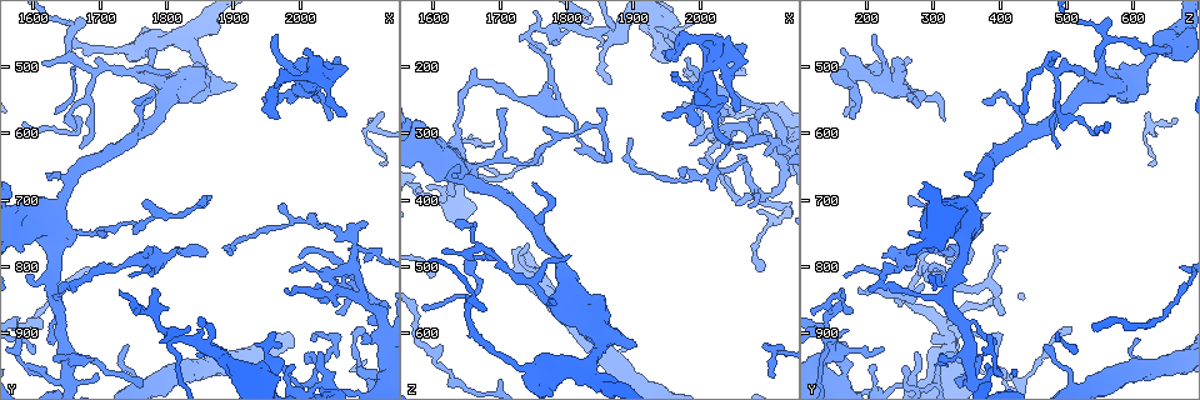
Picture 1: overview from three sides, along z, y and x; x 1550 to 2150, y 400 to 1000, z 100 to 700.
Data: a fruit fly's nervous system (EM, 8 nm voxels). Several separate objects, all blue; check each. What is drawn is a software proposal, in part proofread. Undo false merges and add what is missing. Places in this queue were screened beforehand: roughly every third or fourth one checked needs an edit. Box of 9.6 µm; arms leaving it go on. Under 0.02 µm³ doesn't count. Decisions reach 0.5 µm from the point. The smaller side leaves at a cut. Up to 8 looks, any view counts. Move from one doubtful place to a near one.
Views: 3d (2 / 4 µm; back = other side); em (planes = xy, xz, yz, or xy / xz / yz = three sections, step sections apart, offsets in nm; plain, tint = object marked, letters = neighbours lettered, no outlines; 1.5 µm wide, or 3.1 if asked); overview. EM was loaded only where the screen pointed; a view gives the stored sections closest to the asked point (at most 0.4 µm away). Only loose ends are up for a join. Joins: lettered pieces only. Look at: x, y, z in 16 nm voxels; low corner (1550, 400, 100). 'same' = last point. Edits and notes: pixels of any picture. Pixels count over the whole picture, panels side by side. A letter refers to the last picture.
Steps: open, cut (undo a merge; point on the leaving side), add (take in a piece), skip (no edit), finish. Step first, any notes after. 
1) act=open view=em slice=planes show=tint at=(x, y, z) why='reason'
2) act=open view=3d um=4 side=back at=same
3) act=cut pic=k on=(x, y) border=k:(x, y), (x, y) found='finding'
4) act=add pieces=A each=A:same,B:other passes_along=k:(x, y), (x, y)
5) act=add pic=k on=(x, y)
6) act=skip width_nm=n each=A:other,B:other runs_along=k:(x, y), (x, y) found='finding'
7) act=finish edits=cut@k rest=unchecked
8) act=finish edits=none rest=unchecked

act=open view=em slice=planes show=letters at=(1965, 575, 180) why='branch stops here'

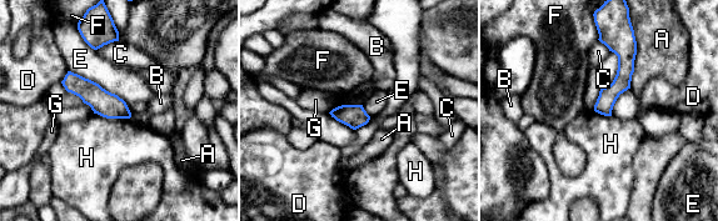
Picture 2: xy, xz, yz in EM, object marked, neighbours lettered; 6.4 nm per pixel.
act=skip each=A:other,B:other,C:other,D:other,E:other,F:other,G:other,H:other found='no lettered piece goes on from it'

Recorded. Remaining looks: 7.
act=open view=3d um=4 at=(2060, 495, 270) why='branch stops here'

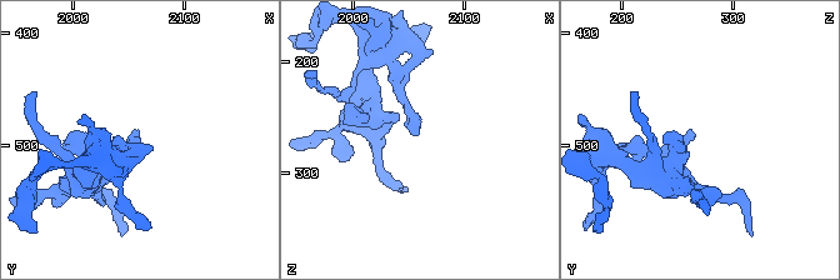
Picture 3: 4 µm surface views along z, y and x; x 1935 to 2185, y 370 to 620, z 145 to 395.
act=open view=em slice=xy step=8 show=letters at=(2060, 490, 266)

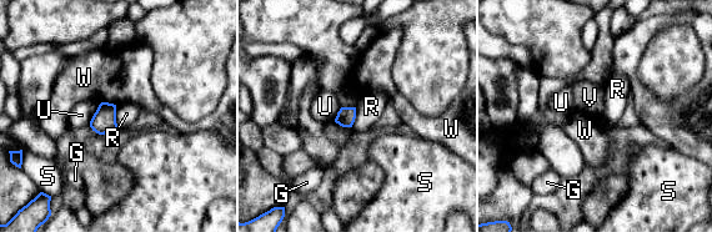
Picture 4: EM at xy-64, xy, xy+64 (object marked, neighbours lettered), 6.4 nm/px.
act=skip each=G:other,R:other,S:other,U:other,V:other,W:other border=4:(115, 106), (115, 122), (118, 127) found='none of them fits'

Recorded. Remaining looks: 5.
act=open view=em slice=planes show=letters at=(1890, 780, 310) why='thin end'

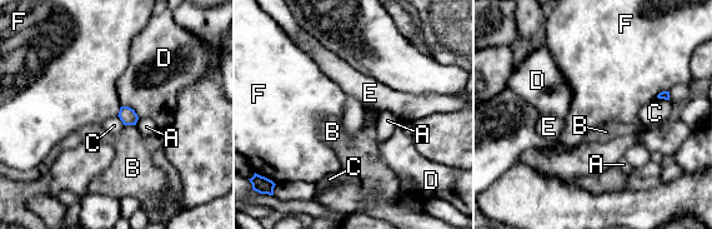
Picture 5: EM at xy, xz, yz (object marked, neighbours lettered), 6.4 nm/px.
act=skip each=A:other,B:other,C:other,D:other,E:other,F:other border=5:(121, 106), (116, 115) found='none of them fits'

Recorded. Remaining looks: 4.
act=finish edits=none rest=unchecked

